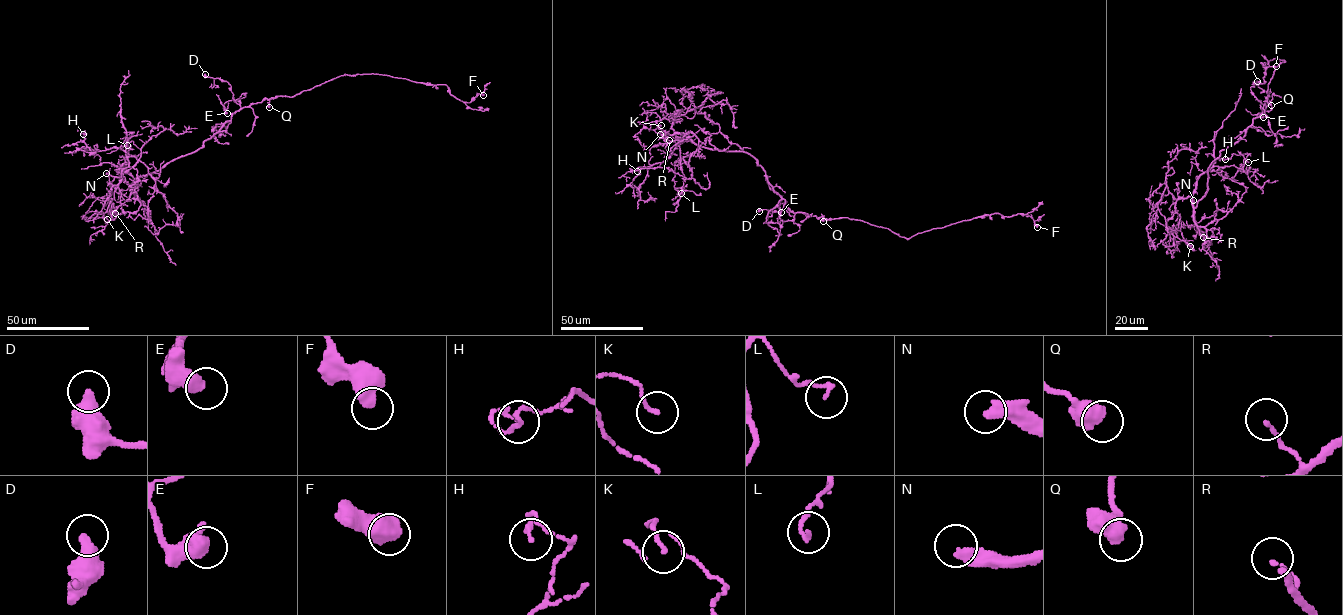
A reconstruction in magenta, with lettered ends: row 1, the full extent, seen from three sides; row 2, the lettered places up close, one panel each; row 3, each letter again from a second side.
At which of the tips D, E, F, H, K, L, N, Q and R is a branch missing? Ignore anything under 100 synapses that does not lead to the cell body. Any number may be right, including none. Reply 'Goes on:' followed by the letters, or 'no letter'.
Goes on: N

